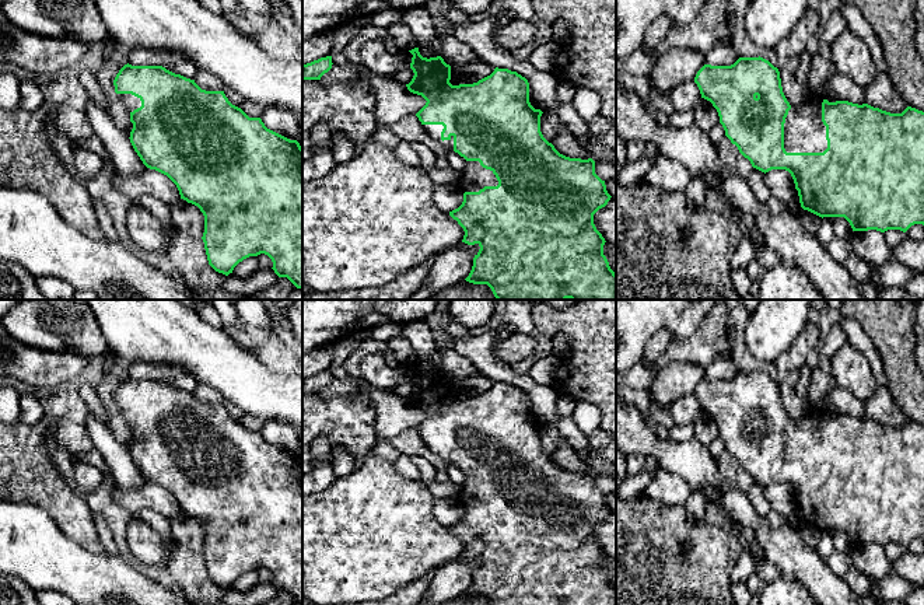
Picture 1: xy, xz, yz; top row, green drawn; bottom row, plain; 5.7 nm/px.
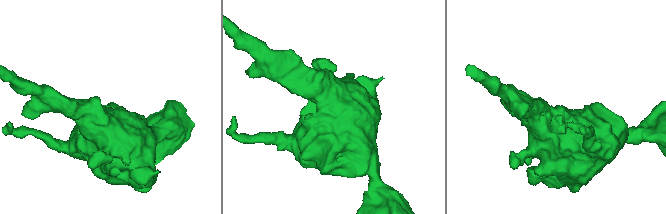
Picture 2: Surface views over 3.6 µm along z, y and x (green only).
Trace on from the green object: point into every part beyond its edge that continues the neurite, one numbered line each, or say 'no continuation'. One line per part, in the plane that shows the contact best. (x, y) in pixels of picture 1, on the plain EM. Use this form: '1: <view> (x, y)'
1: yz (804, 446)

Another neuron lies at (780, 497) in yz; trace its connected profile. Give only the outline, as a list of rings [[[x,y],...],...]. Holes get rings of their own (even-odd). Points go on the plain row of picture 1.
[[[771,483],[764,487],[764,496],[769,501],[770,510],[784,517],[791,515],[795,504],[795,497],[788,485]]]

